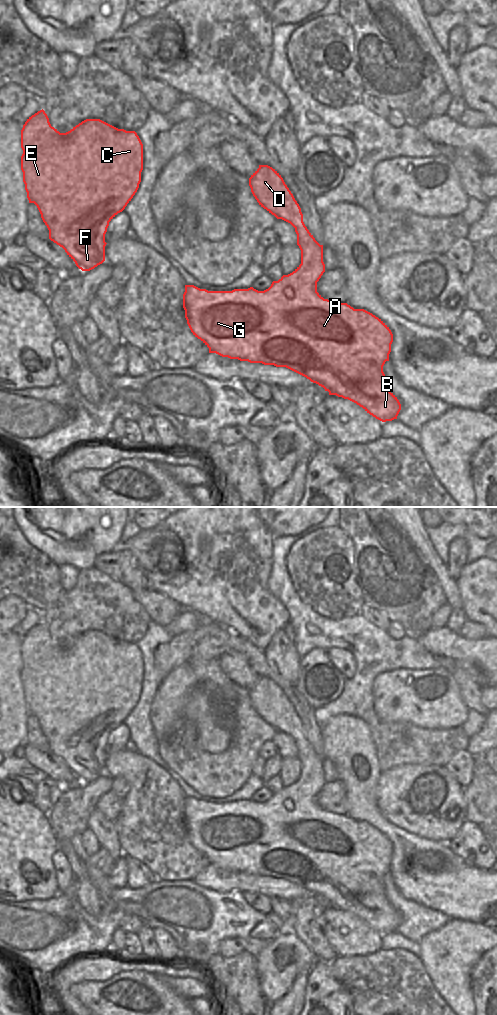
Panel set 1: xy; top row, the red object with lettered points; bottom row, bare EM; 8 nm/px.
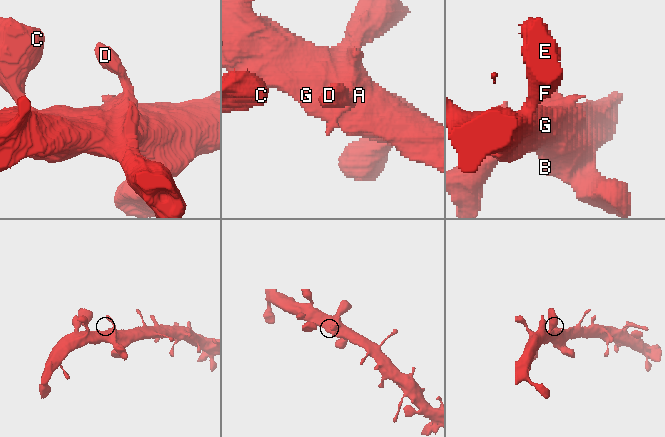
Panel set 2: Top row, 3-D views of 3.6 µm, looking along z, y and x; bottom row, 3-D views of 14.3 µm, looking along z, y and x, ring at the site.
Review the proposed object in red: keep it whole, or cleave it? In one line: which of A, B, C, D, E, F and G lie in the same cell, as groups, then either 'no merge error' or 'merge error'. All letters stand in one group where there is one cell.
A B C D E F G | no merge error

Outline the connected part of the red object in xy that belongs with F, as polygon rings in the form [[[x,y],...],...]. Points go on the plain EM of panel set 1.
[[[42,621],[29,629],[21,642],[21,660],[23,666],[21,668],[21,682],[23,684],[23,694],[27,704],[29,715],[34,715],[43,734],[49,742],[49,751],[62,759],[67,767],[75,774],[76,778],[82,783],[90,783],[105,773],[105,746],[109,738],[109,734],[120,724],[122,724],[127,716],[131,713],[139,700],[141,694],[141,684],[143,682],[143,656],[135,643],[126,643],[118,641],[100,631],[86,631],[73,639],[66,645],[60,645],[51,638],[49,630]]]

